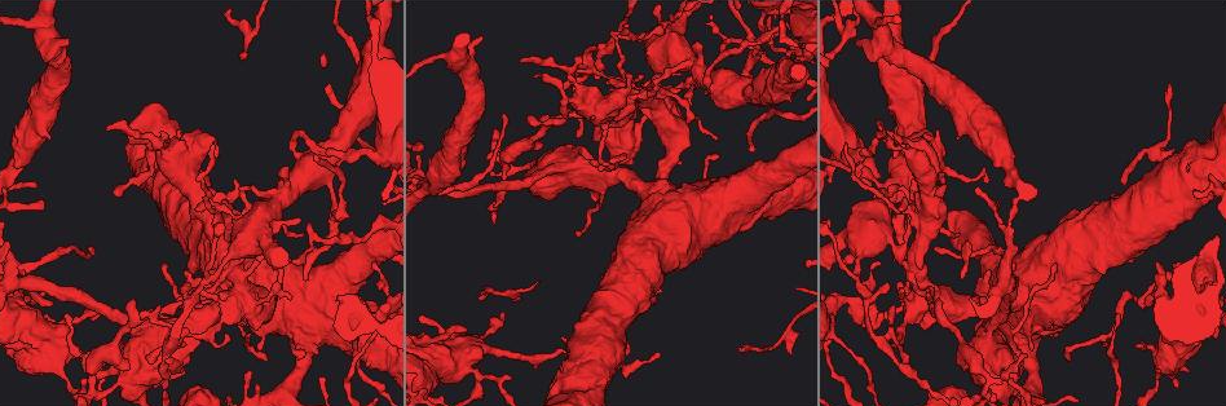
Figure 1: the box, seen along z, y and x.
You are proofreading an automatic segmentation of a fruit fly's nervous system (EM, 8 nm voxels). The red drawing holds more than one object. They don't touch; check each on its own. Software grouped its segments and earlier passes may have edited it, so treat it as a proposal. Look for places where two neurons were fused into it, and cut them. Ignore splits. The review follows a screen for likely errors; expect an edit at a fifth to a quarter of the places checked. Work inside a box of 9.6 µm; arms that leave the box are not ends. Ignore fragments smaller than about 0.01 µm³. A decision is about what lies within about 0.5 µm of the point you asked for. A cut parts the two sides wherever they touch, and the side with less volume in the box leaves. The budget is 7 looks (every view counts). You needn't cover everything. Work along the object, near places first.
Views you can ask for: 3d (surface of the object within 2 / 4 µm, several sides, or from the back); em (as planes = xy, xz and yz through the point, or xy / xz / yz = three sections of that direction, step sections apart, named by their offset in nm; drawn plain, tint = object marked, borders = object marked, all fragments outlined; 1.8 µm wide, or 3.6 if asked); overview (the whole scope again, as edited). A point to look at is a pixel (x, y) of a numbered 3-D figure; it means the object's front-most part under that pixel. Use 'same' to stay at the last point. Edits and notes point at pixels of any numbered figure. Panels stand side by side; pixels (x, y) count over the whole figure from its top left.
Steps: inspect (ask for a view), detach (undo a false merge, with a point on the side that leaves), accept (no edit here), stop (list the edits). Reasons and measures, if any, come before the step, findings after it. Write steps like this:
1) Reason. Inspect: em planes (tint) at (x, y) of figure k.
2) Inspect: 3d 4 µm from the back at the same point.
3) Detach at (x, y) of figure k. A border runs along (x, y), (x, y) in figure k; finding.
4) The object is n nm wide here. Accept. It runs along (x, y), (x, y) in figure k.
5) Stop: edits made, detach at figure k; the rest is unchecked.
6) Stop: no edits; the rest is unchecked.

A fork. Inspect: 3d 4 µm at (663, 25) of figure 1.

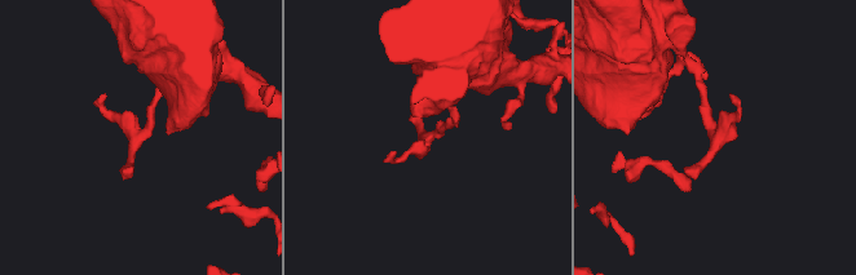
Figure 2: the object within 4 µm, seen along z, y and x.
Inspect: em xz step 16 (tint) at (721, 129) of figure 2.

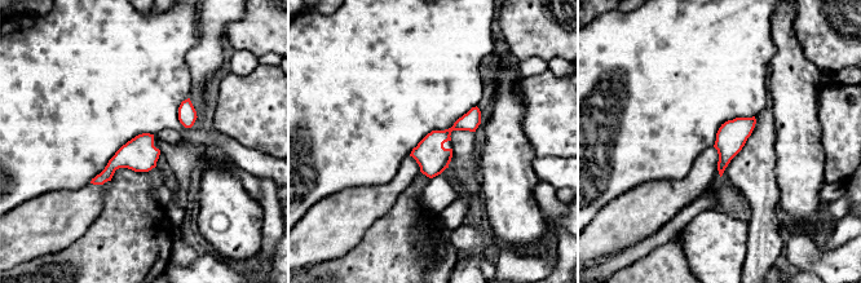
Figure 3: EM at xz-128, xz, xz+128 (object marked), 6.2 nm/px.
Inspect: em planes (tint) at the same point.

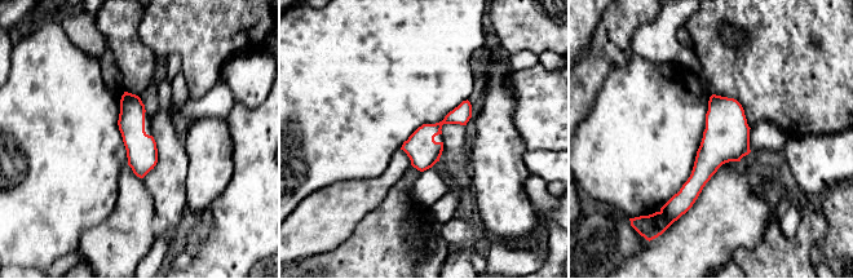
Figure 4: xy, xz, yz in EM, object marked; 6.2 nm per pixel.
The object is 190 nm wide here. Accept. Continuous, no second neuron.

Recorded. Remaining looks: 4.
Thick turns thin. Inspect: em xy step 8 (tint) at (589, 66) of figure 1.

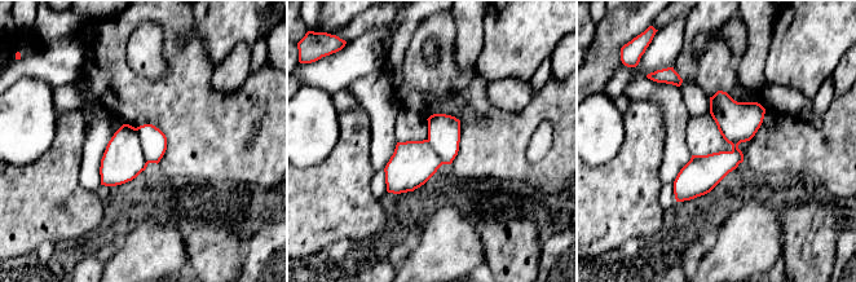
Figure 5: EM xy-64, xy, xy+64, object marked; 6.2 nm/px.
Detach at (123, 159) of figure 5. A border runs along (135, 128), (144, 159), (148, 163) in figure 5; two neurons meet here.

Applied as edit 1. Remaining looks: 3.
Inspect: em planes (tint) at (12, 280) of figure 1.

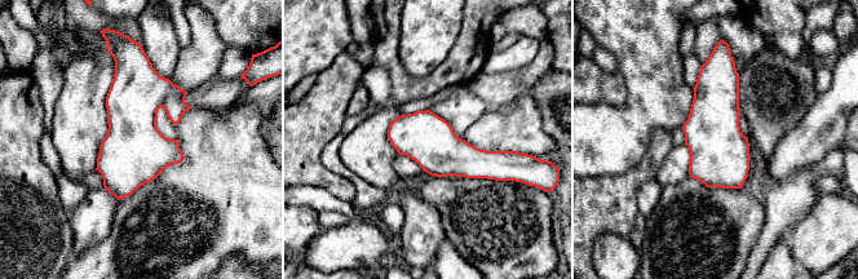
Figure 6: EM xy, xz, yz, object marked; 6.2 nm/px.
Accept. Continuous, no second neuron.

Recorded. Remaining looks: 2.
Stop: edits made, detach at figure 5; the rest is unchecked.

